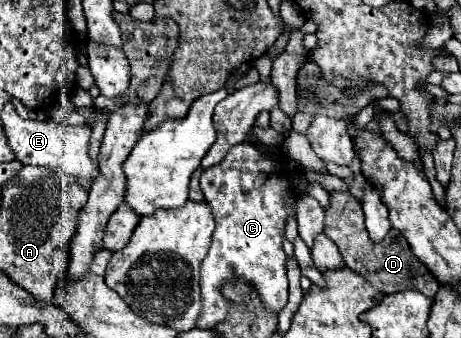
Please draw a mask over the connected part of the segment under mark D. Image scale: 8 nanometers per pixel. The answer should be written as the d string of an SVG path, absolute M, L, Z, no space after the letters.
M344 191L330 193L330 205L326 207L326 219L324 219L324 233L338 245L344 263L352 271L368 279L368 283L372 283L384 295L398 293L404 289L416 289L432 299L440 289L438 279L426 269L424 263L416 259L416 255L412 253L408 241L400 231L390 229L384 241L378 241L378 243L374 243L368 237L368 231L364 227L362 205L350 193L344 193Z

